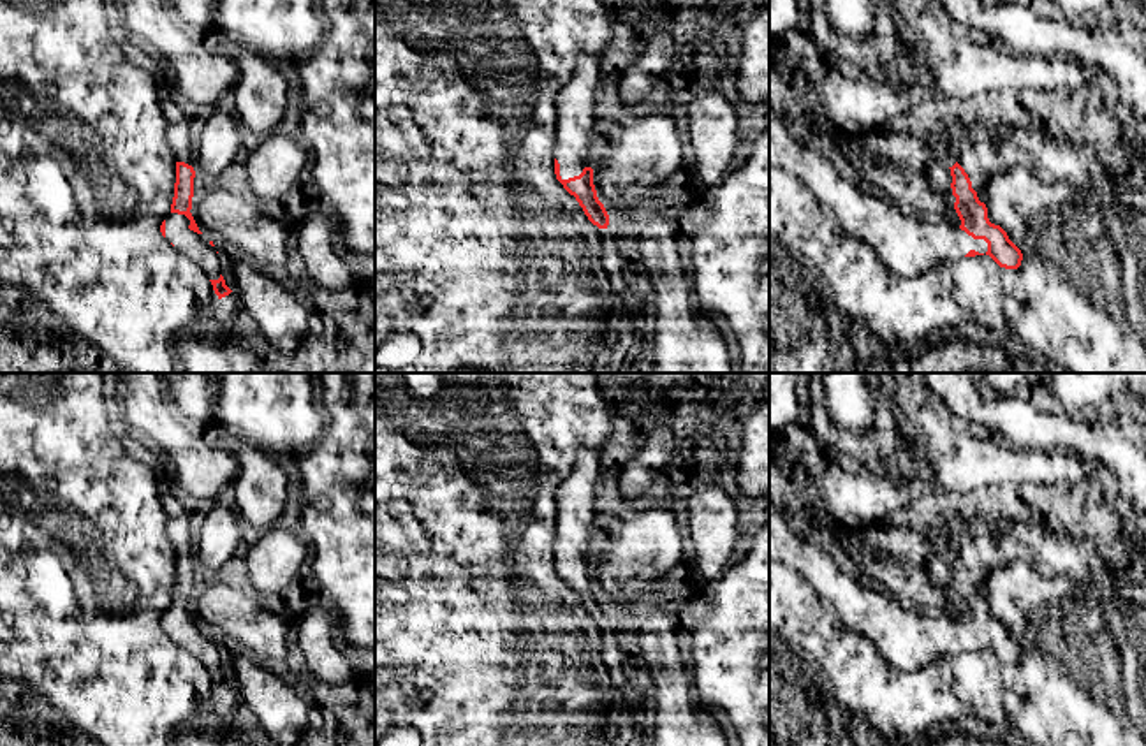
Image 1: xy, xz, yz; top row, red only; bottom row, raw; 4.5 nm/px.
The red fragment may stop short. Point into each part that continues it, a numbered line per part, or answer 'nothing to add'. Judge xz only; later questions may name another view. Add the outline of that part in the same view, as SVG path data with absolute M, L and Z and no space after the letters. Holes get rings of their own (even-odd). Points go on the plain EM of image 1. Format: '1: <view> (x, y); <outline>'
1: xz (574, 497); M581 449L570 475L556 487L558 508L555 552L562 574L579 570L590 561L590 538L595 519L595 484L600 475L600 452Z

